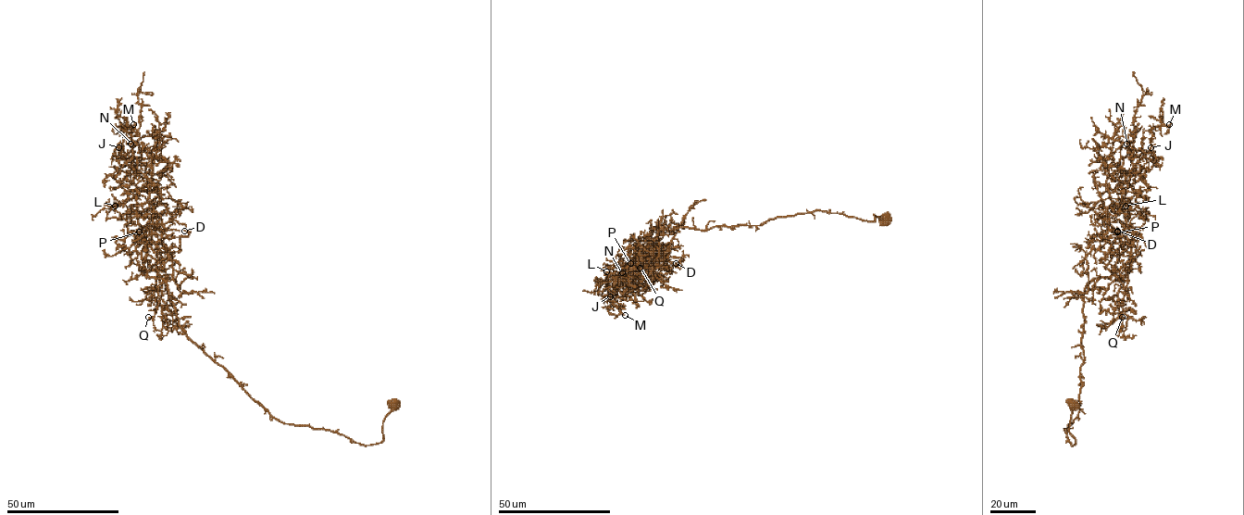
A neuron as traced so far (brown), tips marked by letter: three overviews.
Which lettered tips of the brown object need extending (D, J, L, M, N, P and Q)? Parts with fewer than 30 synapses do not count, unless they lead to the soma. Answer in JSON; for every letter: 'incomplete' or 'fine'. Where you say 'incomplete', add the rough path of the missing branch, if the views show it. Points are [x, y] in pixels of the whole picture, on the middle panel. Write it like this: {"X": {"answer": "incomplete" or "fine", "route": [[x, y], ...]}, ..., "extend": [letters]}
{"D": {"answer": "fine"}, "J": {"answer": "incomplete", "route": [[610, 296], [603, 299], [596, 295], [594, 288]]}, "L": {"answer": "fine"}, "M": {"answer": "fine"}, "N": {"answer": "fine"}, "P": {"answer": "fine"}, "Q": {"answer": "fine"}, "extend": ["J"]}

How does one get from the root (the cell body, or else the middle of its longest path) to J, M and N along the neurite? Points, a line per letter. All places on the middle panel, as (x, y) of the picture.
J: (886, 219), (816, 210), (759, 225), (661, 229), (643, 250), (637, 274), (628, 270), (610, 296)
M: (886, 219), (816, 210), (661, 229), (617, 286), (625, 315)
N: (886, 219), (816, 210), (759, 225), (661, 229), (643, 250), (637, 274), (625, 273), (630, 279), (622, 272)

